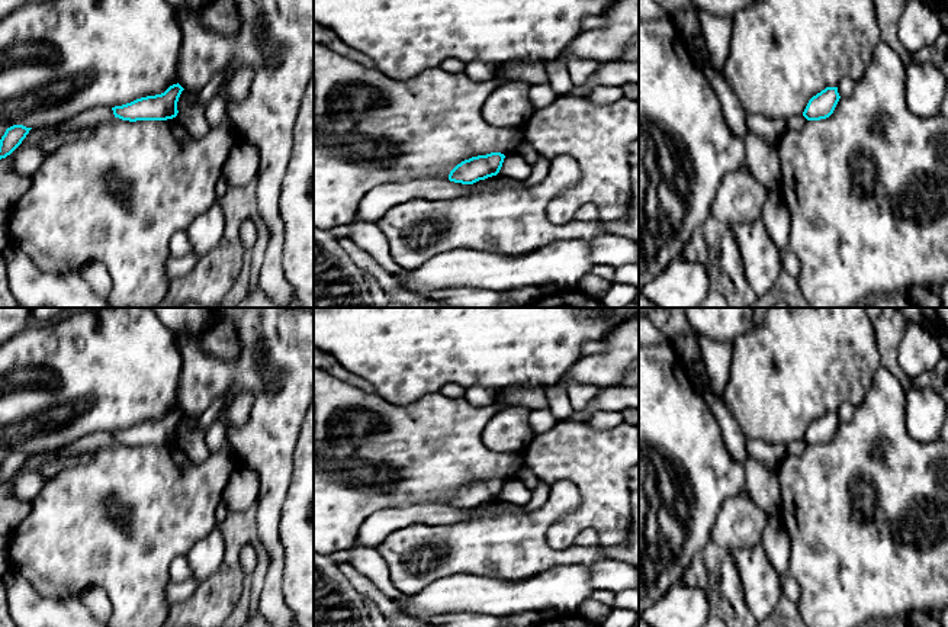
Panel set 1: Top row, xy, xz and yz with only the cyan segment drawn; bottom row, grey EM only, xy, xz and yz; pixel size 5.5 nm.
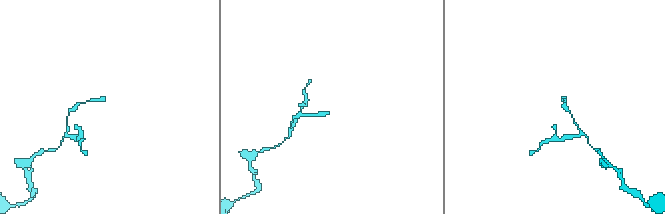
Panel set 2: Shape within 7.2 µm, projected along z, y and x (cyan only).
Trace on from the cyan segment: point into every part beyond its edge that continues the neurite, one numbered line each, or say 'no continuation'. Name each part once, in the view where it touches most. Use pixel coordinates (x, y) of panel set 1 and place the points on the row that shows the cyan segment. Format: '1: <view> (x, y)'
no continuation

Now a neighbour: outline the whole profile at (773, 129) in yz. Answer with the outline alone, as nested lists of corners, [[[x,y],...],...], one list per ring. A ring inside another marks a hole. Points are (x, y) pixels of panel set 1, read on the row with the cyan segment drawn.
[[[748,113],[745,120],[748,132],[764,136],[772,145],[778,145],[780,139],[788,132],[787,122],[782,119],[771,119],[761,113]]]

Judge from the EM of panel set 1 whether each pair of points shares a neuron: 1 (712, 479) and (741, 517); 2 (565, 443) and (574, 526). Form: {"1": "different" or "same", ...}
{"1": "different", "2": "same"}

